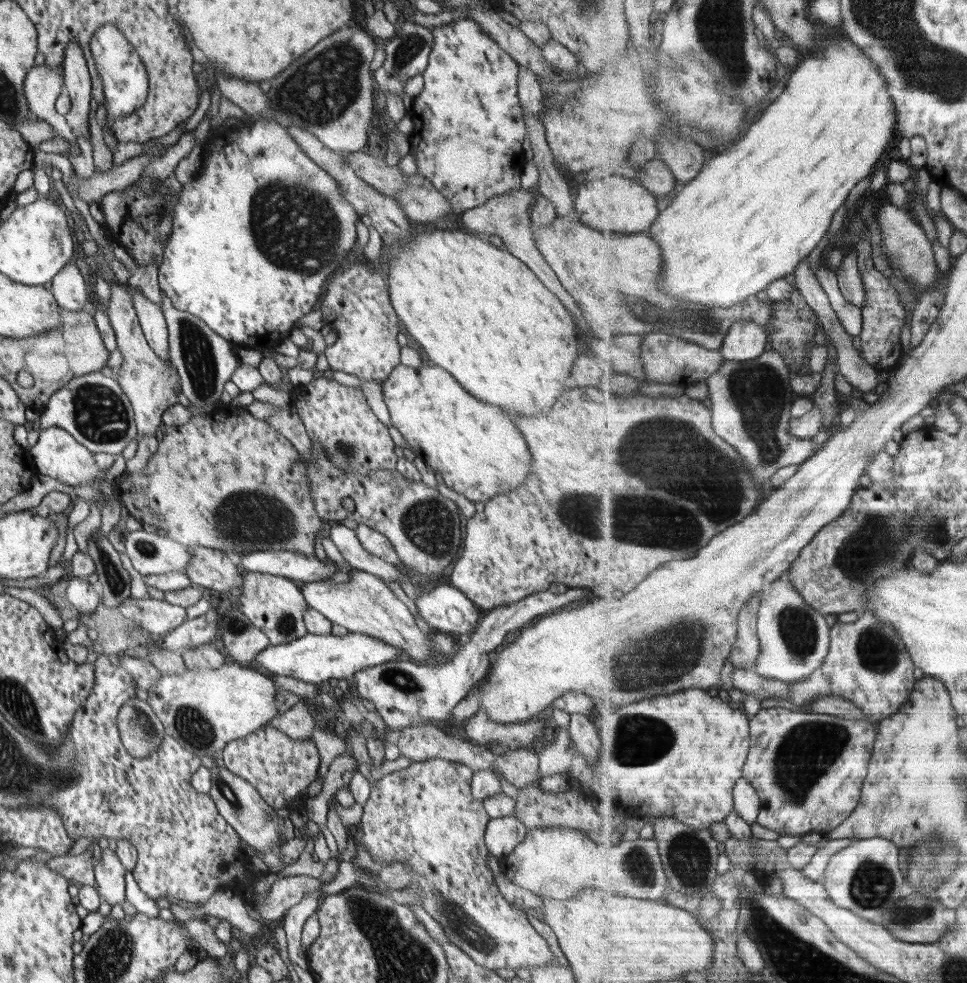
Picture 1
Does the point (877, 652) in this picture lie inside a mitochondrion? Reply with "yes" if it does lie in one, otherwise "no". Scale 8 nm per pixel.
yes

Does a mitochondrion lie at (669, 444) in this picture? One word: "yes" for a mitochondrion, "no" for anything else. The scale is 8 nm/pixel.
yes

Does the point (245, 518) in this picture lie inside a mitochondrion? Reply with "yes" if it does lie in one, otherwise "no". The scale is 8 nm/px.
yes

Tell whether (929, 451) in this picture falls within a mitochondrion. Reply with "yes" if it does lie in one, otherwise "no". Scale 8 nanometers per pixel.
no

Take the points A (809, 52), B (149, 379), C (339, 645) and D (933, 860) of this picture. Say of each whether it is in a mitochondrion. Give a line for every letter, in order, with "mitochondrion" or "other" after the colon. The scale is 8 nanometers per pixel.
A: other
B: other
C: other
D: mitochondrion

